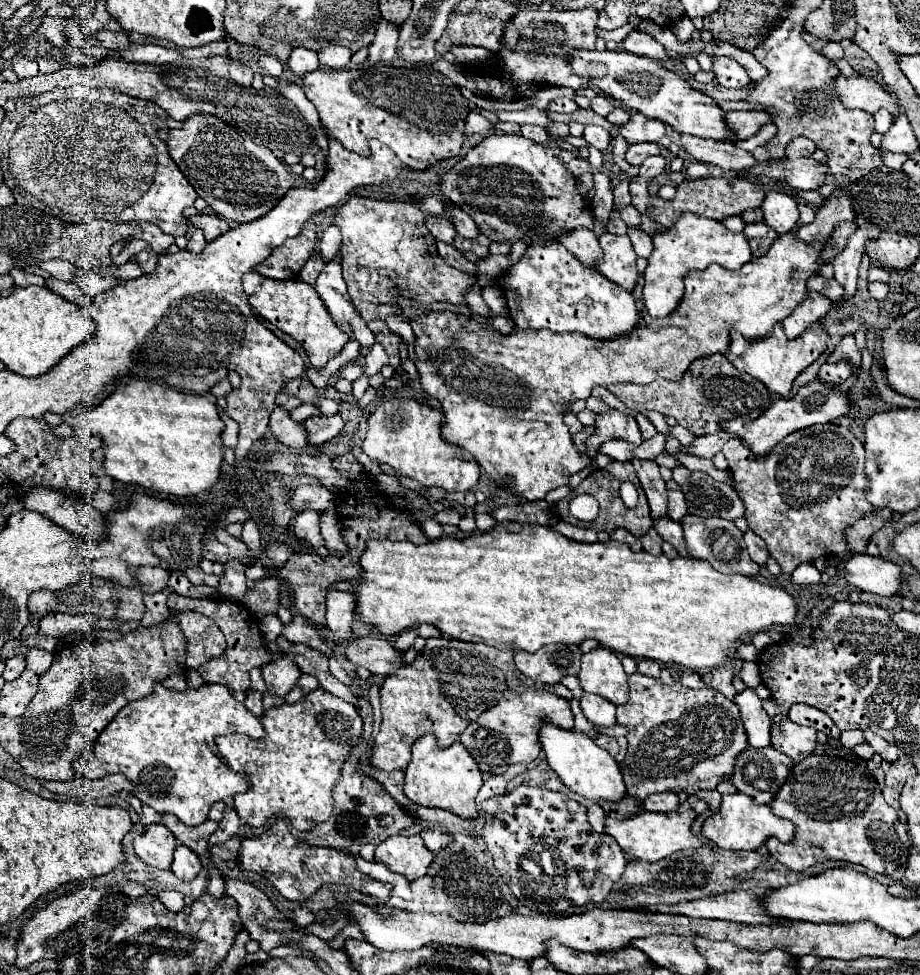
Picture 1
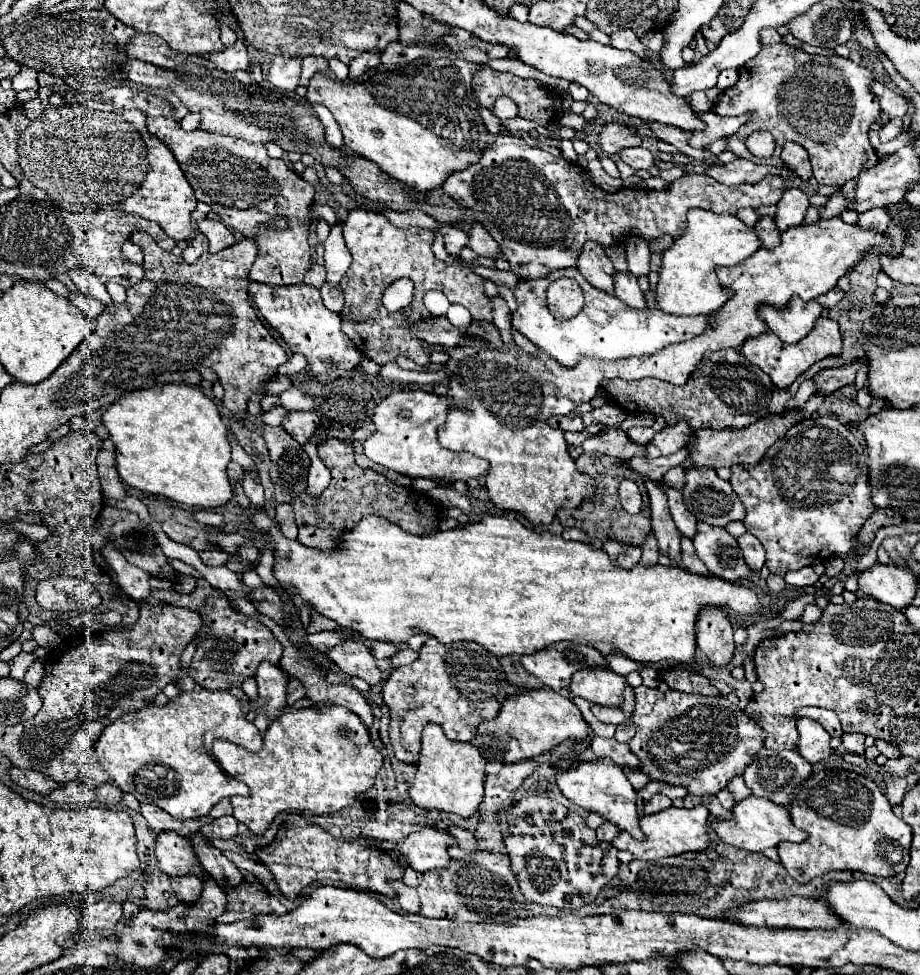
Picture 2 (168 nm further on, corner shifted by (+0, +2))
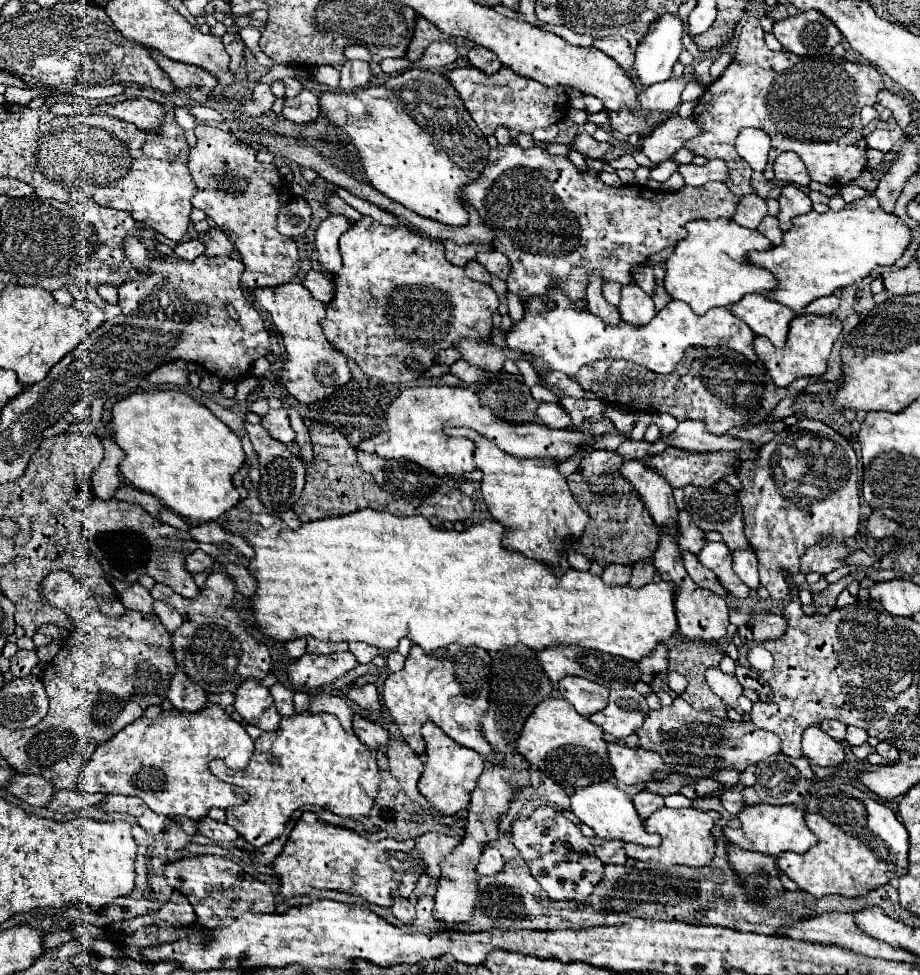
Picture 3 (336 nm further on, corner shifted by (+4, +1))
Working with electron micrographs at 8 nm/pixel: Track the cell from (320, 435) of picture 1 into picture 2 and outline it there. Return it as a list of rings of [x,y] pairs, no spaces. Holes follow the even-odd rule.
[[[290,410],[286,414],[286,418],[282,420],[282,428],[294,438],[298,440],[298,444],[306,444],[308,438],[314,434],[314,430],[320,424],[320,416],[316,412],[304,412],[304,410]]]

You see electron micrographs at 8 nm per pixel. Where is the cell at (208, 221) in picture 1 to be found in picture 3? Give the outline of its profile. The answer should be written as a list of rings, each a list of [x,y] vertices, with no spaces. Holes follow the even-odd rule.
[[[210,227],[206,233],[200,233],[198,237],[204,245],[206,245],[206,253],[208,257],[216,257],[216,255],[230,255],[234,251],[232,241],[228,239],[228,235],[224,235],[220,229]]]

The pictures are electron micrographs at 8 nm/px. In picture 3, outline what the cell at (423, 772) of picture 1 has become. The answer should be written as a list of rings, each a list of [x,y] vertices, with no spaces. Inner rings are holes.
[[[430,721],[422,725],[422,737],[426,741],[426,763],[418,781],[418,791],[442,815],[454,815],[466,809],[470,801],[470,789],[476,787],[476,781],[484,771],[484,759],[476,751],[452,741],[440,727]]]

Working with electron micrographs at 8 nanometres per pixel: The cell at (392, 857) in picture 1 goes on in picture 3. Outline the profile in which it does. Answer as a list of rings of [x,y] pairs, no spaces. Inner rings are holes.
[[[424,833],[416,839],[416,849],[422,851],[422,859],[426,863],[430,877],[440,877],[440,863],[446,855],[452,853],[452,849],[458,845],[456,837],[444,835],[444,833]]]

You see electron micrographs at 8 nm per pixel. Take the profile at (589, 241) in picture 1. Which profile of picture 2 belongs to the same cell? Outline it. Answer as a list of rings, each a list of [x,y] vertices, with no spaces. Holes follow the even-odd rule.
[[[590,242],[582,248],[582,254],[578,258],[578,266],[580,274],[598,290],[606,292],[606,294],[614,294],[614,266],[612,260],[606,256],[604,248],[600,248],[598,244]]]

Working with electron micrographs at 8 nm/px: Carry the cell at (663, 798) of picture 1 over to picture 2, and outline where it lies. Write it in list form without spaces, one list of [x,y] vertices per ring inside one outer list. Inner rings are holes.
[[[654,794],[654,796],[644,804],[642,812],[644,812],[644,814],[656,814],[656,812],[662,812],[662,810],[666,810],[666,808],[670,808],[670,806],[672,806],[672,800],[670,800],[668,796],[664,796],[664,794]]]

